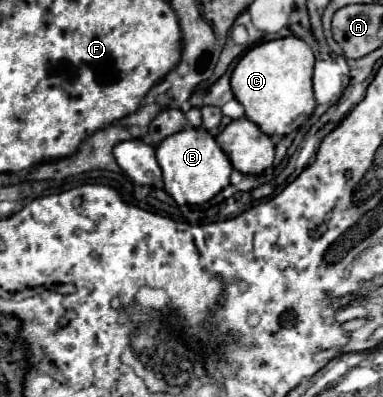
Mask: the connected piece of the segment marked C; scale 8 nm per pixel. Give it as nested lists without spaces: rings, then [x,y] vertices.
[[[299,37],[263,41],[251,47],[237,63],[231,75],[231,91],[251,119],[265,135],[285,137],[299,129],[317,107],[311,87],[315,57],[311,47]]]

